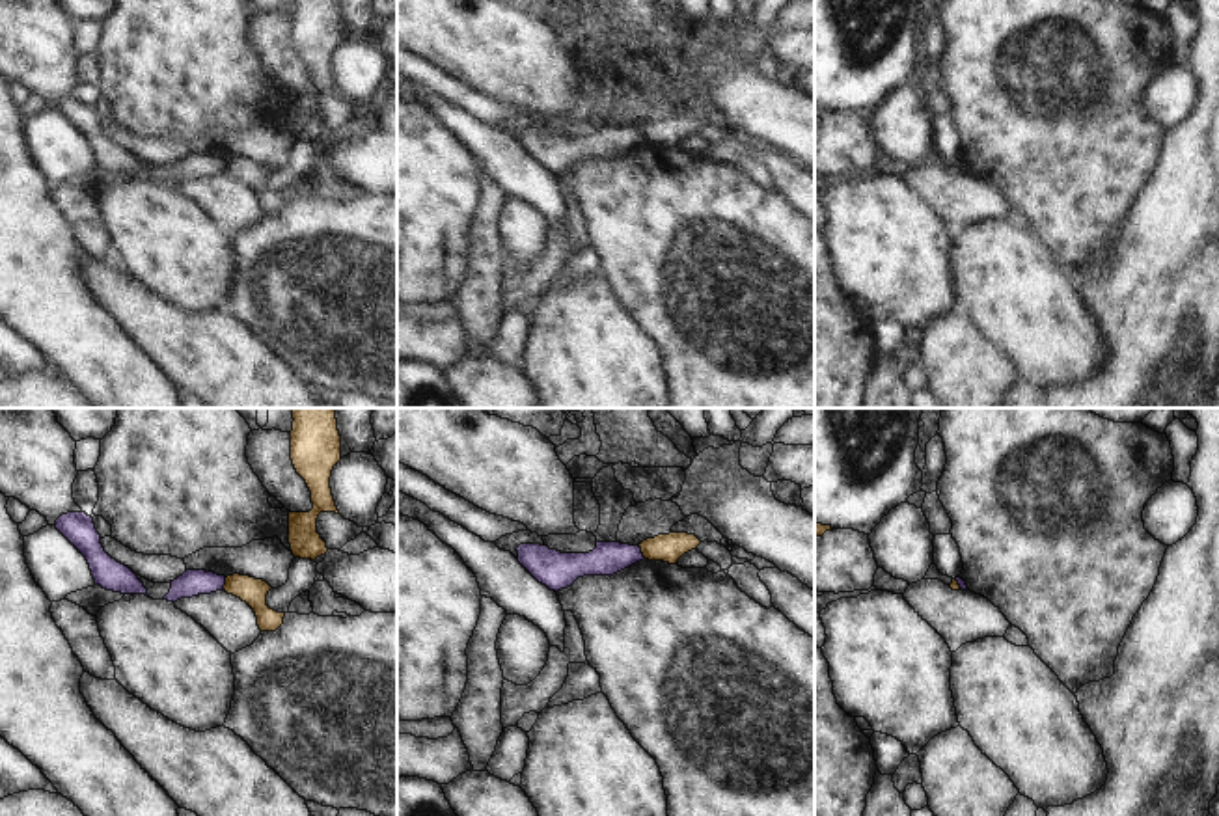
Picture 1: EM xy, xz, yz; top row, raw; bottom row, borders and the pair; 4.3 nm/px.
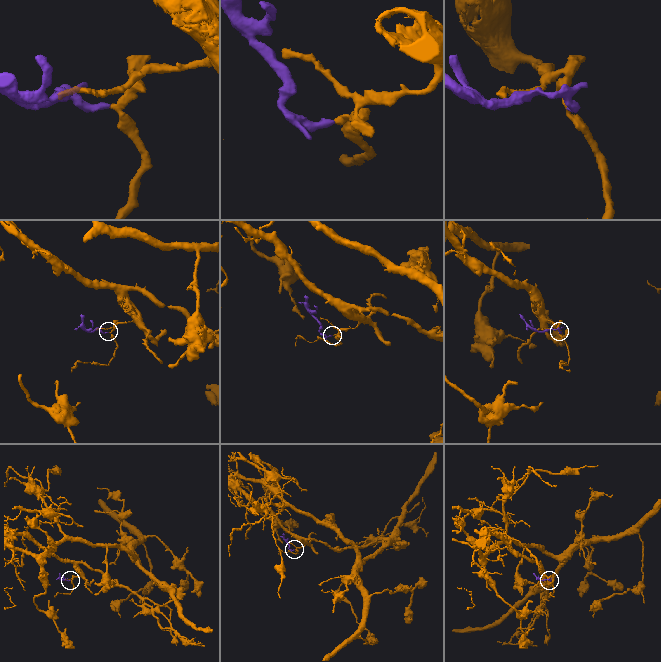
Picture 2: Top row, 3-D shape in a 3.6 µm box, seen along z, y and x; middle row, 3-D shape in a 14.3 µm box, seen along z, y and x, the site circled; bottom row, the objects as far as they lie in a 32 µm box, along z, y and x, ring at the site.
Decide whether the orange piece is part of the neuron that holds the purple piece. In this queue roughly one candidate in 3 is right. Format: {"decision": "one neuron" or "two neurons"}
{"decision": "two neurons"}

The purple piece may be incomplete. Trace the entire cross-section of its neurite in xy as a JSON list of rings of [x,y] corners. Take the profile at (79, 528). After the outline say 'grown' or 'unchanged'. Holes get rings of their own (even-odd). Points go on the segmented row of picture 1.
[[[67,512],[54,525],[86,557],[95,585],[121,594],[147,596],[147,589],[138,576],[104,551],[91,516]]] | unchanged

